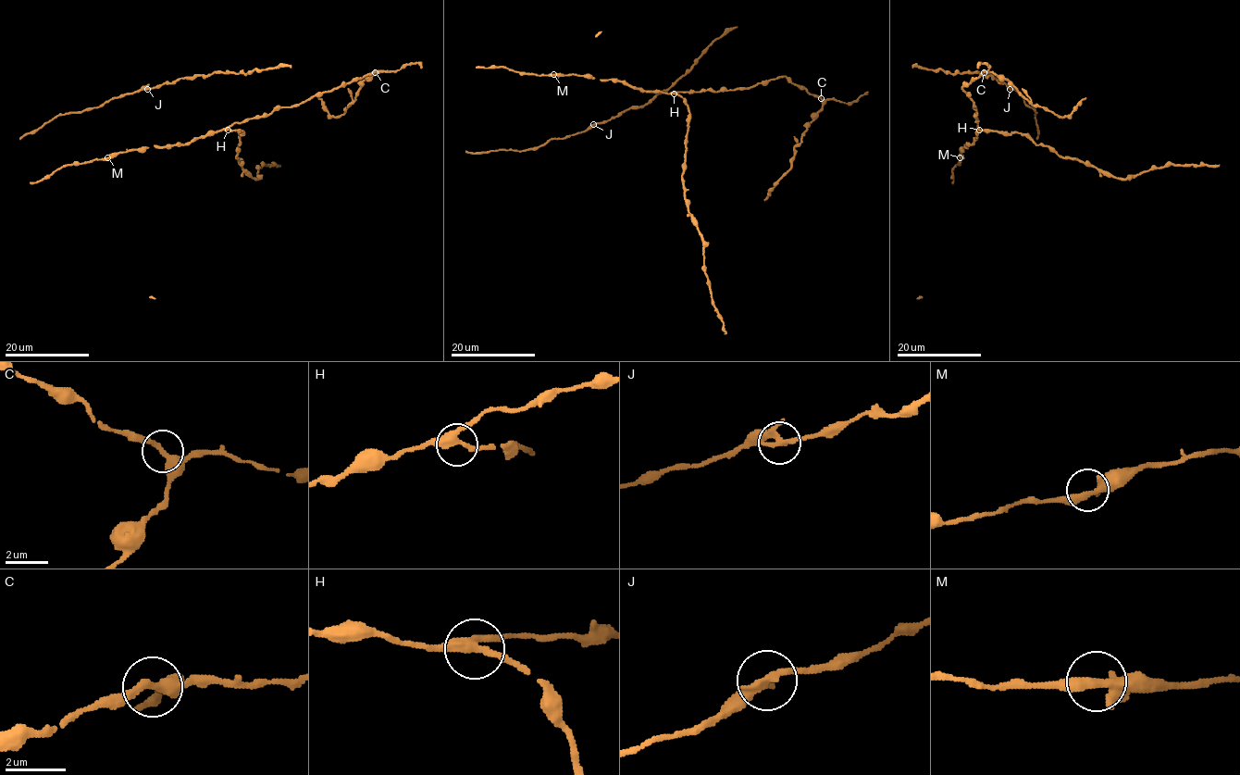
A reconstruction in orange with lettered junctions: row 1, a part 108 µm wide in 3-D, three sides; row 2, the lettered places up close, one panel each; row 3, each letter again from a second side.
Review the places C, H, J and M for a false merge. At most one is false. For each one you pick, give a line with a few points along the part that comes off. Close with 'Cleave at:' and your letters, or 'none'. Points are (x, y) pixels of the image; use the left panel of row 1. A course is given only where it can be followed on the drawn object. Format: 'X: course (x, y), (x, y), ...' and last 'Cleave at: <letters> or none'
Cleave at: none

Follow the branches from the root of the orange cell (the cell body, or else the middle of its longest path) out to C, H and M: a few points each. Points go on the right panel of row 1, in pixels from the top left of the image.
C: (975, 115), (973, 102), (962, 87), (985, 71)
H: (975, 115), (979, 130)
M: (975, 115), (979, 128), (977, 136), (960, 151), (960, 157)

